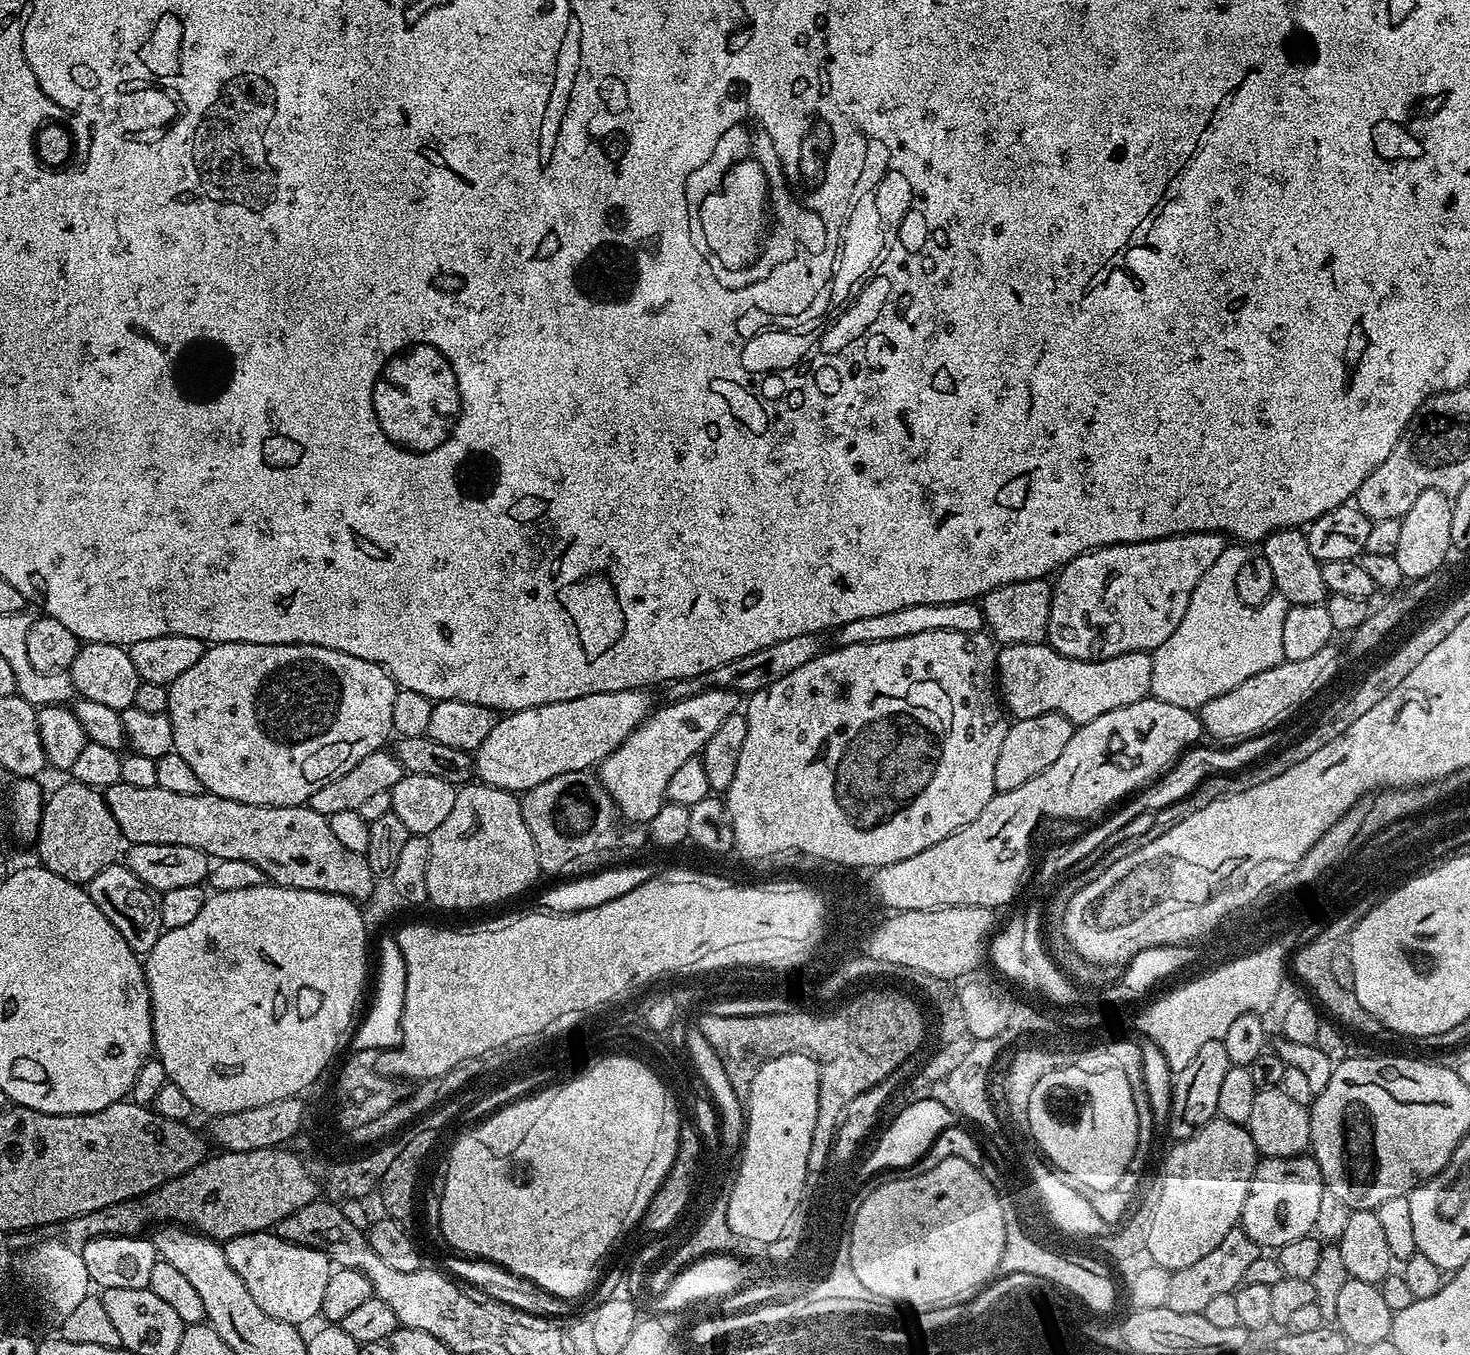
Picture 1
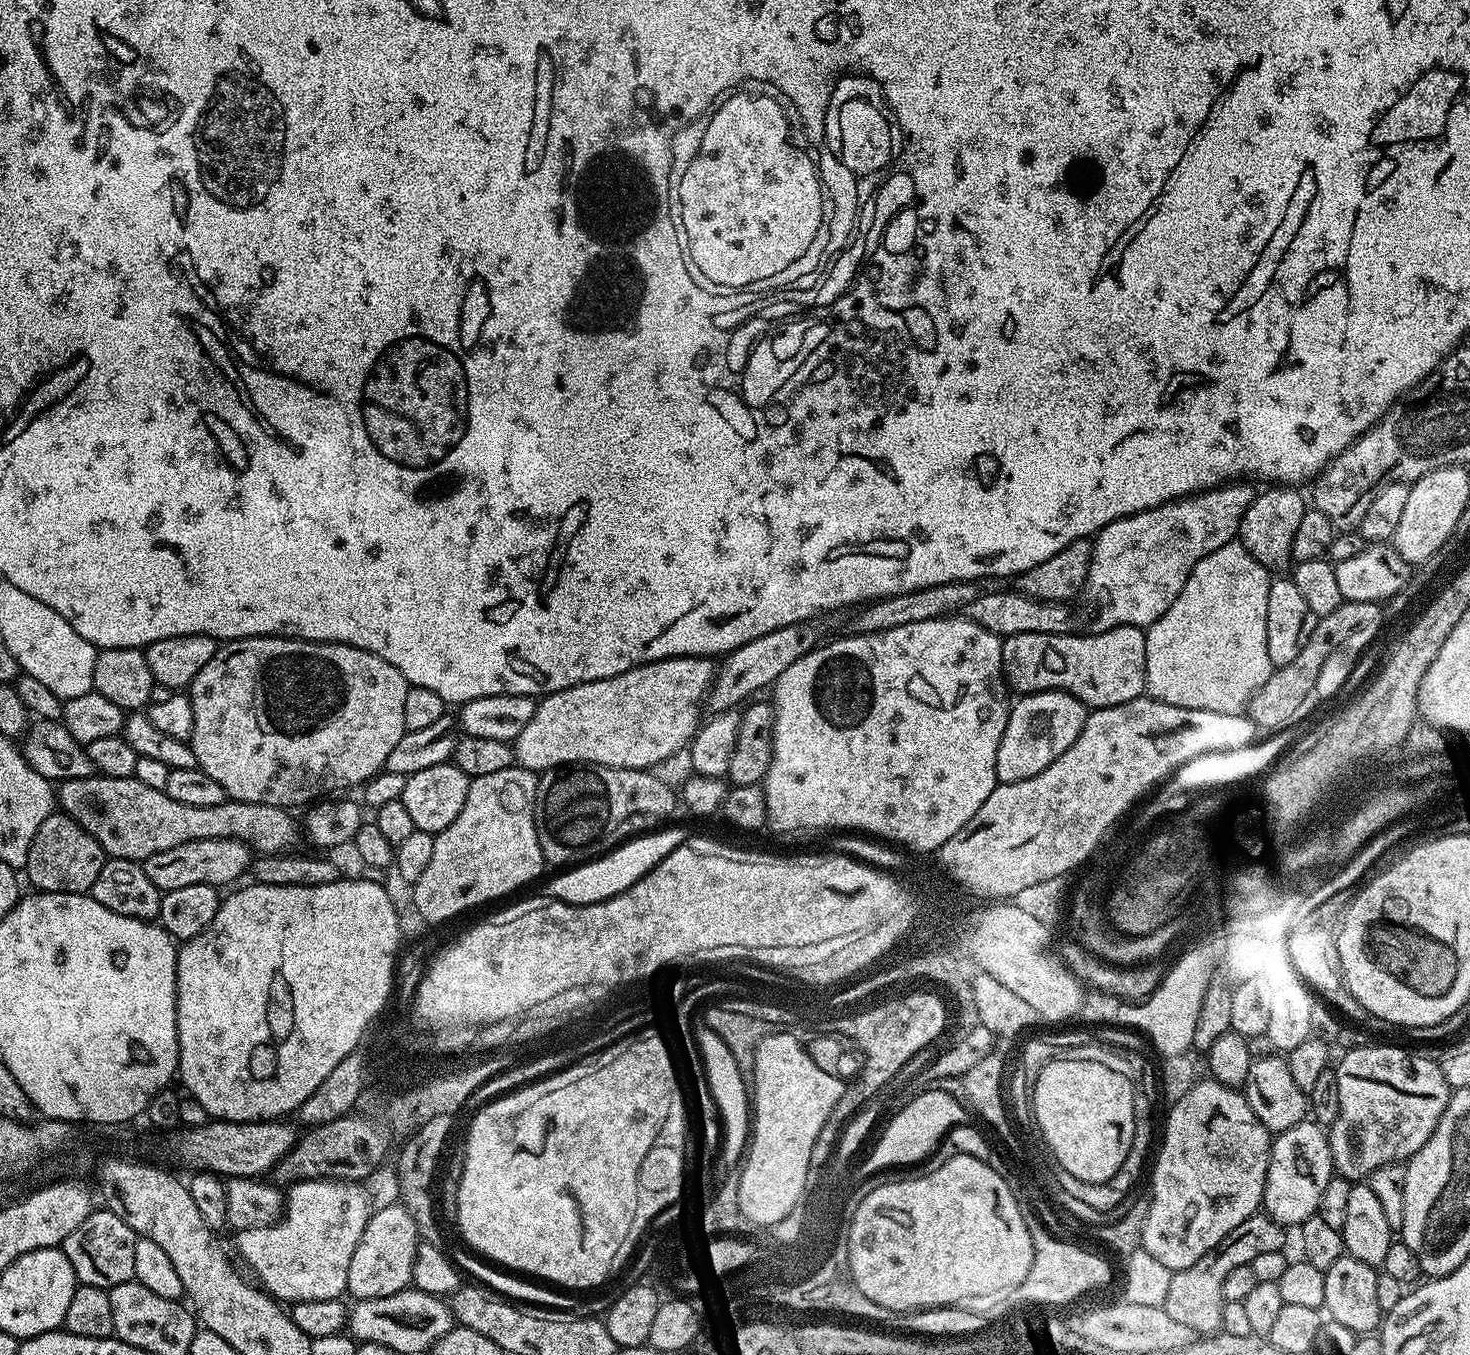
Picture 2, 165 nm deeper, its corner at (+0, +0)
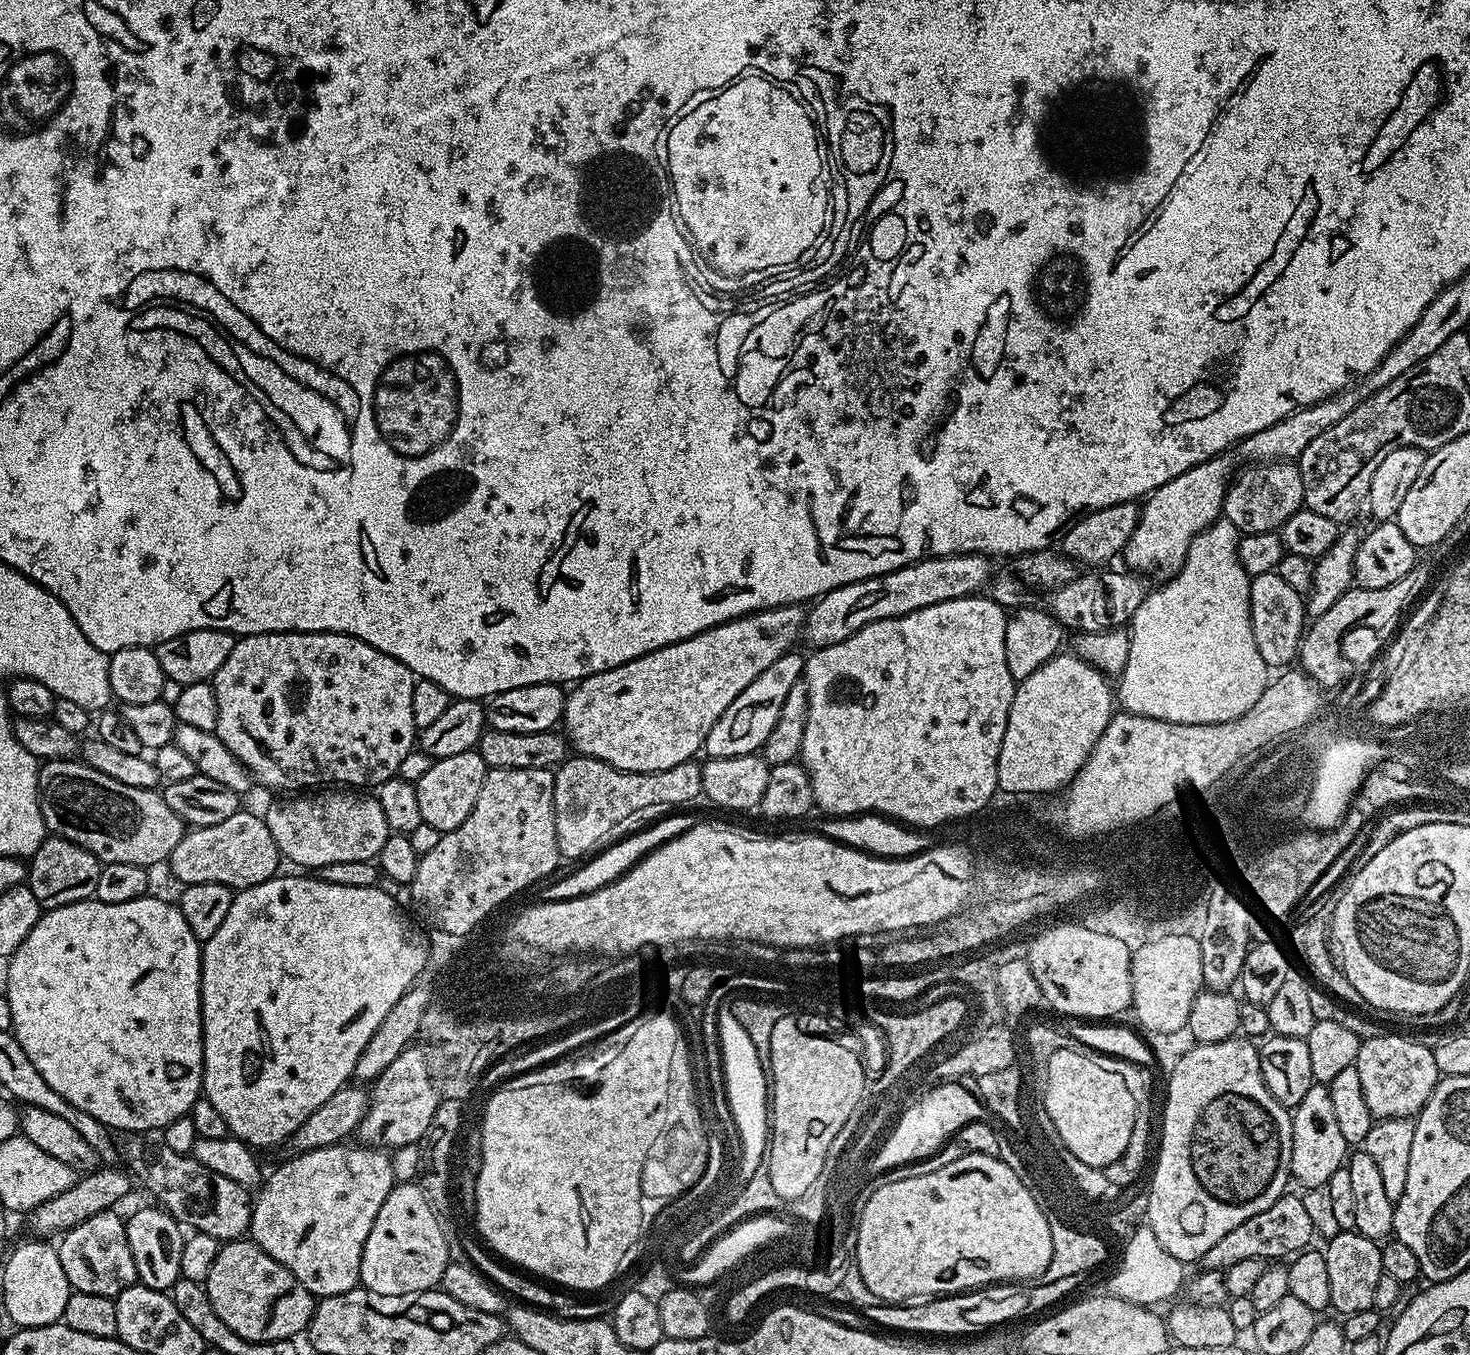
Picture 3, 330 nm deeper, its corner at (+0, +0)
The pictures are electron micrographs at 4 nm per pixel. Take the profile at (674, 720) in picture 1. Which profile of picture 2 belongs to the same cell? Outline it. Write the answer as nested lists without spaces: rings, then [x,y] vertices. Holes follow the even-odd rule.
[[[805,622],[786,626],[782,630],[774,630],[770,634],[762,634],[762,638],[754,638],[746,642],[746,646],[735,648],[719,661],[716,669],[716,681],[708,694],[707,707],[713,713],[737,709],[745,702],[751,701],[755,692],[771,689],[777,678],[788,667],[794,666],[798,658],[802,658],[817,647],[816,632],[811,623]],[[752,696],[752,697],[751,697]],[[744,700],[744,701],[743,701]],[[741,703],[741,704],[740,704]],[[740,704],[740,705],[738,705]]]

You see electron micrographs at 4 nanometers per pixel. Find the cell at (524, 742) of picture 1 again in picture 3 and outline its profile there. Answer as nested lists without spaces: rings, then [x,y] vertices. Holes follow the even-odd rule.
[[[795,604],[761,608],[759,612],[727,620],[694,638],[654,650],[614,670],[587,676],[571,689],[573,692],[567,693],[564,702],[562,728],[569,745],[579,755],[593,756],[623,772],[661,772],[693,759],[695,752],[703,749],[706,734],[710,734],[714,722],[726,714],[726,706],[730,706],[766,666],[774,666],[774,662],[795,645],[792,643],[796,639],[801,639],[805,623],[805,609]]]

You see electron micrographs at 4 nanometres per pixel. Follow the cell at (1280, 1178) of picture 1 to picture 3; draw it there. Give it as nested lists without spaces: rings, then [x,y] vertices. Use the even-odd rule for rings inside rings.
[[[1313,1082],[1310,1090],[1306,1090],[1306,1098],[1298,1102],[1296,1107],[1291,1109],[1292,1114],[1292,1163],[1291,1179],[1304,1184],[1305,1189],[1323,1188],[1329,1183],[1328,1179],[1336,1171],[1343,1169],[1346,1164],[1346,1157],[1349,1155],[1350,1146],[1338,1127],[1334,1115],[1334,1106],[1330,1102],[1327,1084]]]

